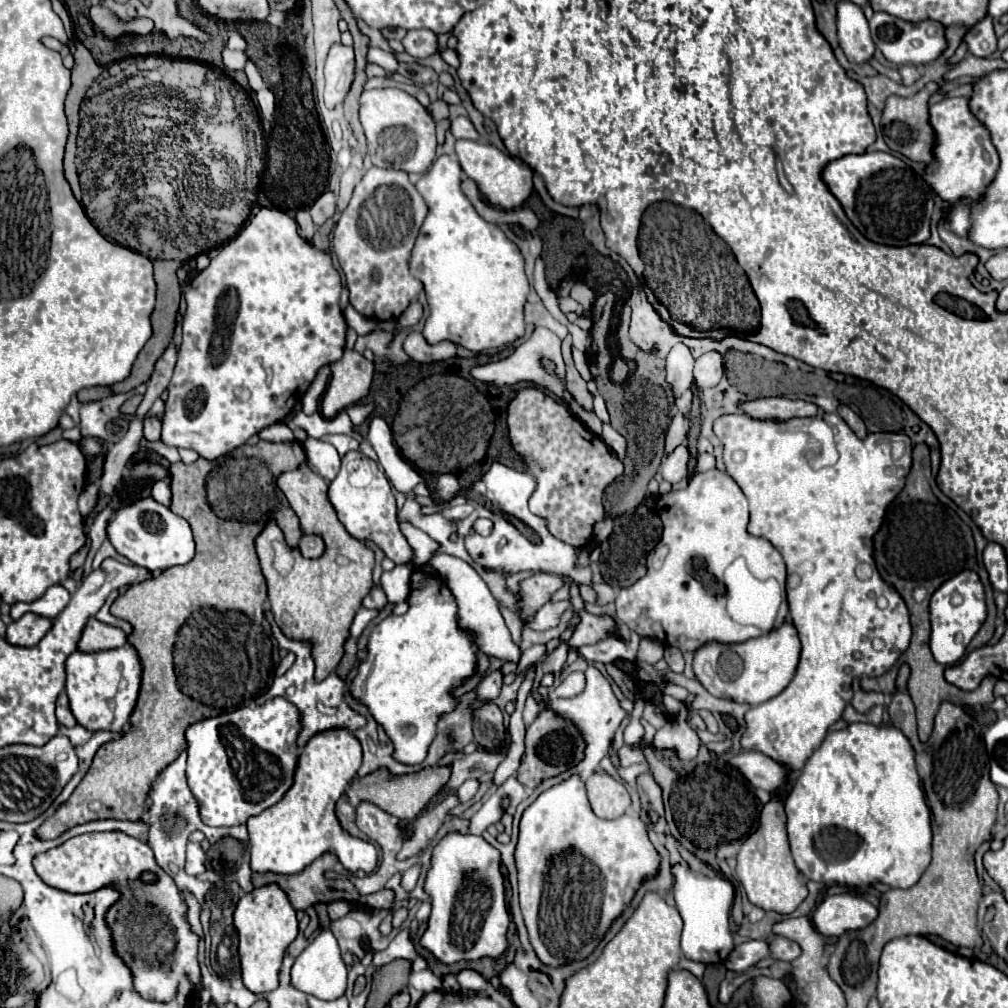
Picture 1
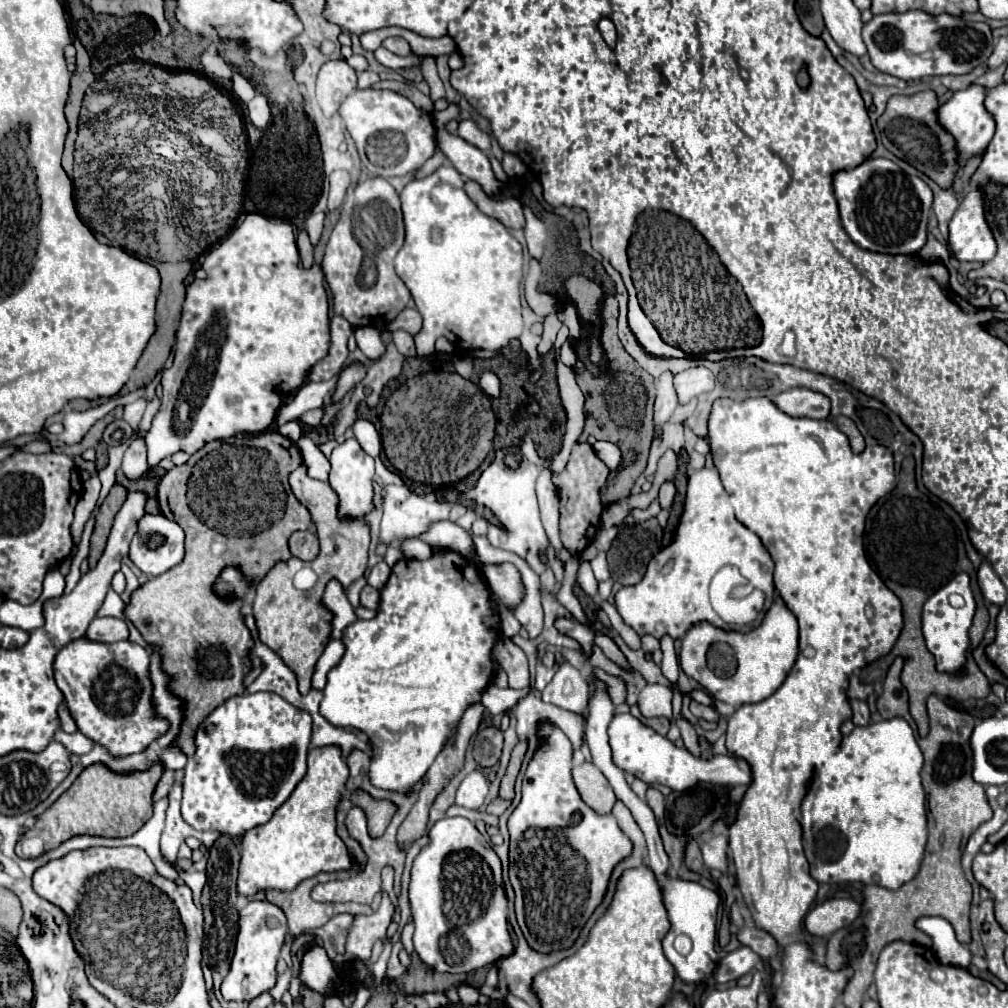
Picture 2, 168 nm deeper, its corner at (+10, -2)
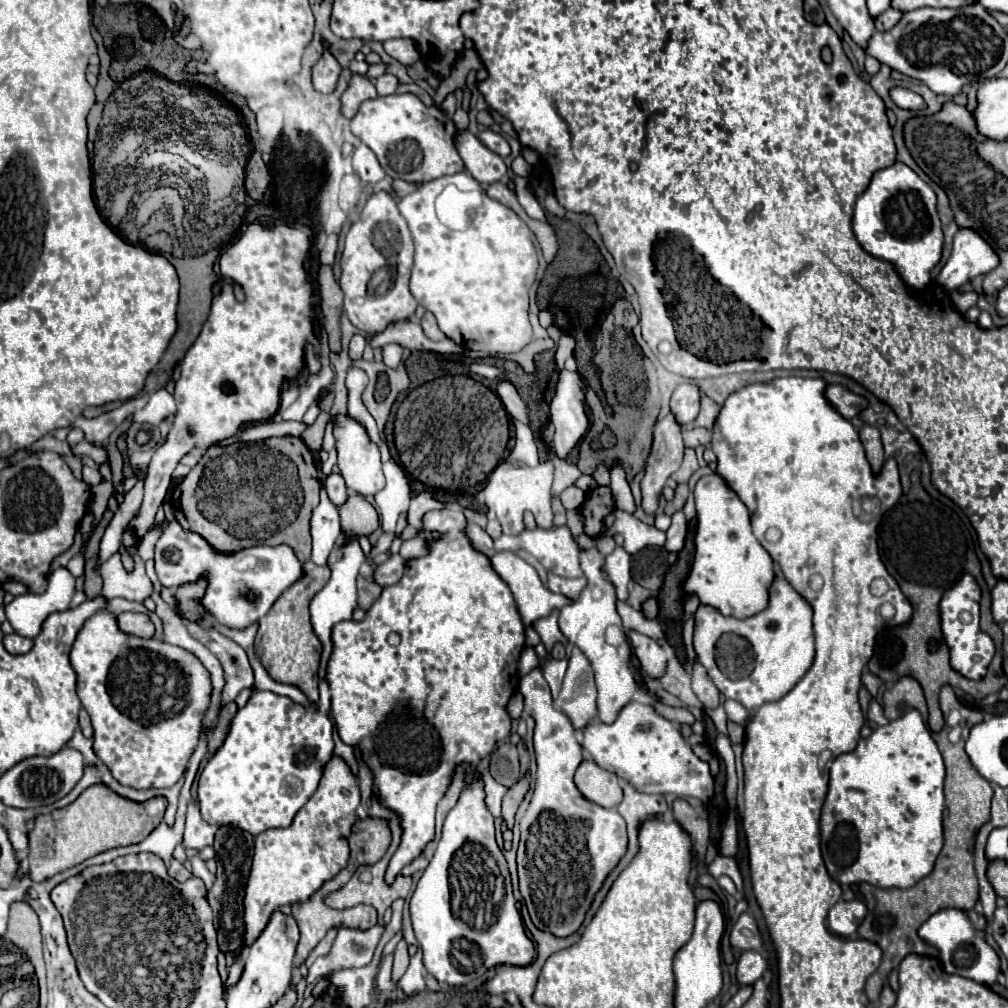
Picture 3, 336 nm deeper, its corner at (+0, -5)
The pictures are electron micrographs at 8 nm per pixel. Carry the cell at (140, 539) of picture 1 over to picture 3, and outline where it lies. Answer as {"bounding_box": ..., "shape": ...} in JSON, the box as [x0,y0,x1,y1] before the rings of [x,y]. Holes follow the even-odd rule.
{"bounding_box":[155,520,303,630],"shape":[[[171,520],[169,526],[165,528],[165,532],[161,534],[157,546],[155,546],[155,570],[159,576],[159,582],[165,588],[171,586],[181,586],[181,584],[191,584],[197,582],[199,578],[207,578],[207,590],[205,596],[201,598],[201,606],[205,608],[205,614],[227,626],[227,628],[235,628],[235,630],[243,630],[249,624],[255,624],[261,616],[265,616],[269,612],[269,608],[273,606],[273,602],[291,586],[295,584],[301,576],[303,576],[303,564],[299,562],[299,558],[295,556],[293,548],[289,548],[287,544],[277,544],[277,546],[253,546],[253,548],[245,548],[241,552],[235,554],[225,554],[225,552],[217,552],[203,536],[189,532],[185,528],[181,528],[181,524],[177,520]]]}

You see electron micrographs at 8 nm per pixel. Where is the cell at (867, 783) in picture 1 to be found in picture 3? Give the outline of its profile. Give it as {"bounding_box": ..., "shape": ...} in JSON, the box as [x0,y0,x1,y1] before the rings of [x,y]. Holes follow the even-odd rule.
{"bounding_box":[821,708,943,888],"shape":[[[915,708],[887,726],[879,726],[853,752],[837,756],[831,762],[829,792],[821,814],[821,852],[829,876],[839,884],[869,882],[879,888],[911,888],[925,878],[943,848],[943,782],[943,756]]]}

